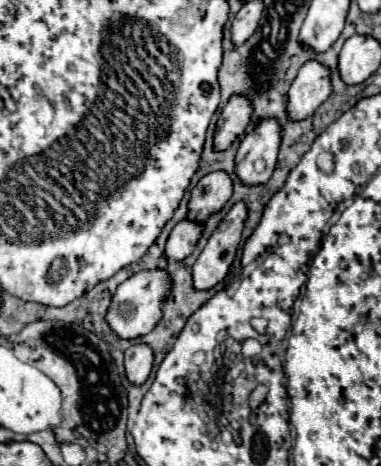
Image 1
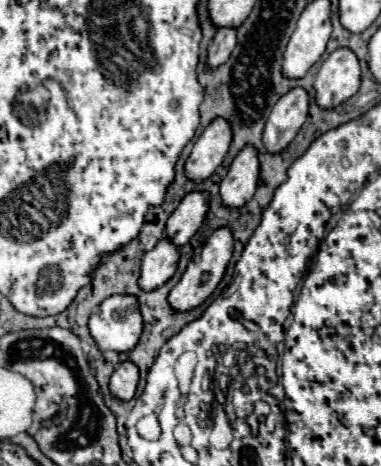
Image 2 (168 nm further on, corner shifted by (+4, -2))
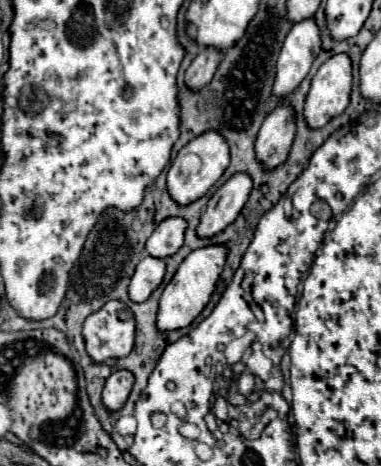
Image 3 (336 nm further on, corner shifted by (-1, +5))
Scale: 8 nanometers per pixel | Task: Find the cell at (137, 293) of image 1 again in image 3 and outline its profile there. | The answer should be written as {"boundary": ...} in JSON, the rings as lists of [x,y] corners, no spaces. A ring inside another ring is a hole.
{"boundary":[[[109,301],[83,323],[85,351],[95,363],[127,357],[135,343],[135,319],[119,301]]]}

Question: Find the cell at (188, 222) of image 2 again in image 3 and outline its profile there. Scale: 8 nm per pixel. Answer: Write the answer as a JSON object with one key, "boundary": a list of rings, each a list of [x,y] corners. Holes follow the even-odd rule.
{"boundary":[[[169,217],[157,225],[153,235],[145,243],[145,251],[151,257],[167,259],[183,245],[183,235],[187,229],[187,221],[181,217]]]}

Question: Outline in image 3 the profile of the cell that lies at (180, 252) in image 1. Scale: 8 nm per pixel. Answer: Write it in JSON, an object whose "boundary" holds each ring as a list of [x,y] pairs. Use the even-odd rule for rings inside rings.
{"boundary":[[[143,257],[131,277],[129,283],[129,299],[133,303],[143,303],[149,299],[149,295],[161,285],[165,275],[165,261],[159,261],[155,257]]]}

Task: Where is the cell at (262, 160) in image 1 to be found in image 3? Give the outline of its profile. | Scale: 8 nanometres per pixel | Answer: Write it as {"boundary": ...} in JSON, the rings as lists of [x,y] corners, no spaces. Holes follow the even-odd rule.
{"boundary":[[[237,173],[225,185],[221,185],[207,203],[207,209],[197,225],[197,237],[209,239],[221,233],[241,213],[251,193],[251,179],[245,173]]]}

